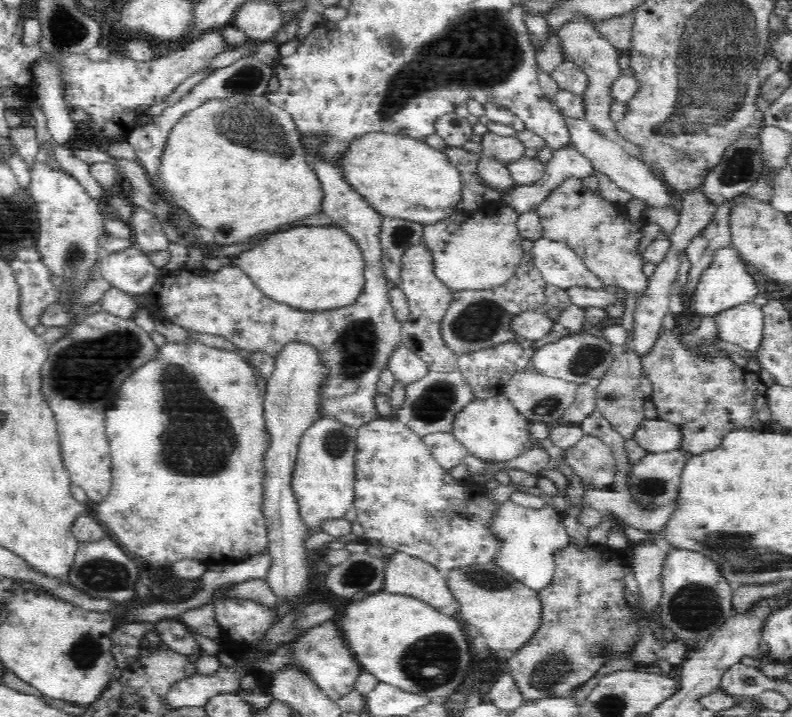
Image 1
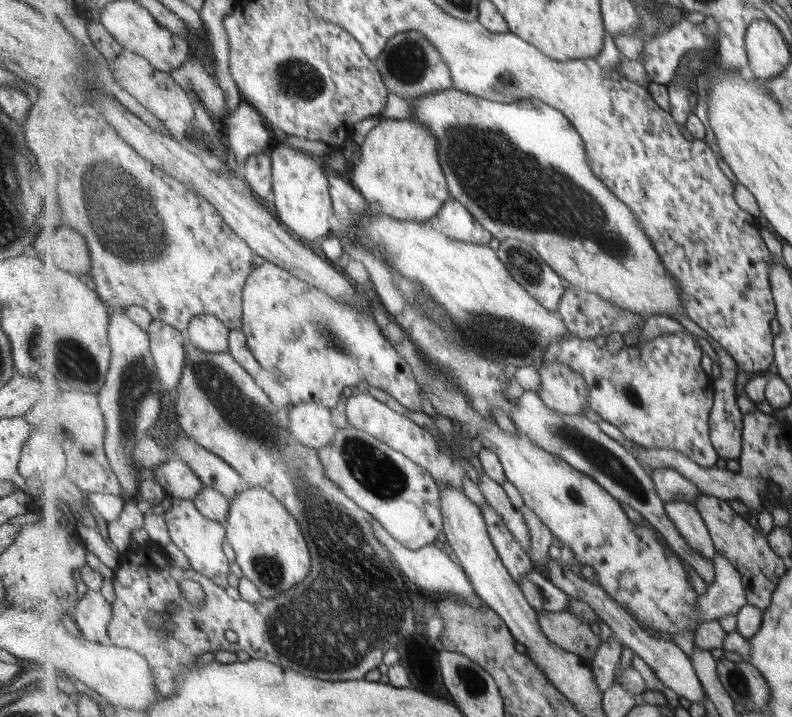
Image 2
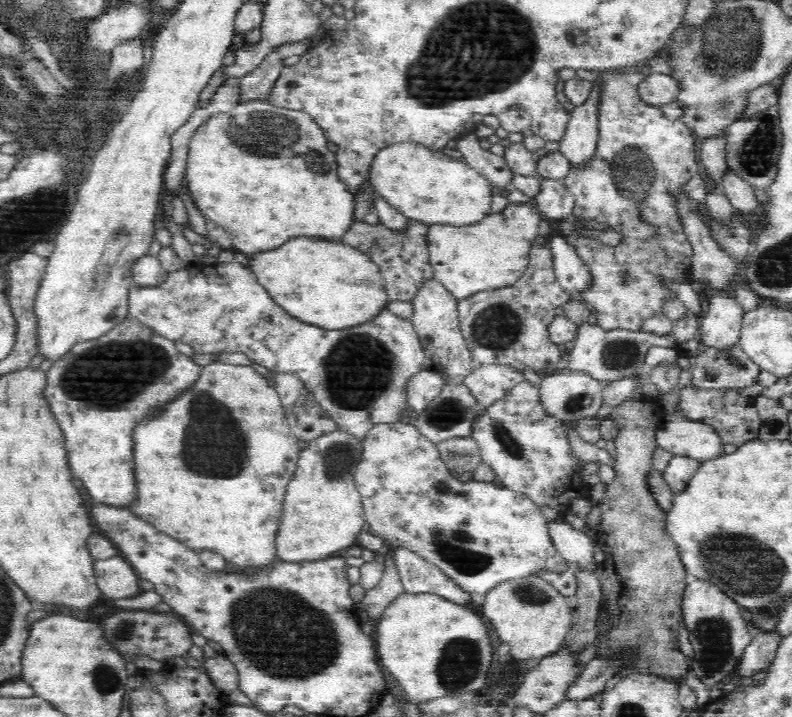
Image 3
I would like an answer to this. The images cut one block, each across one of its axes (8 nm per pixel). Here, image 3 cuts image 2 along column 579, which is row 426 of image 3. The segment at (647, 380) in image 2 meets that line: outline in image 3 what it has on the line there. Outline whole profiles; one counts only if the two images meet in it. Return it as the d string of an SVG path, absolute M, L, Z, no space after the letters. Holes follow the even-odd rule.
M235 260L216 266L194 264L182 270L170 272L163 283L154 287L141 287L133 284L130 290L128 290L128 298L126 299L128 299L128 316L132 316L136 321L151 328L154 332L157 332L160 336L168 340L180 340L180 342L192 346L196 353L218 354L221 352L243 352L250 360L253 360L254 363L265 366L272 372L293 372L314 395L316 402L328 413L331 420L336 422L338 429L352 434L352 436L355 436L360 441L368 434L368 430L376 424L400 421L399 415L401 407L404 405L404 390L408 378L410 378L412 374L426 370L426 368L424 368L424 353L422 353L422 349L420 349L420 339L410 319L399 318L386 306L369 322L361 323L358 326L350 326L350 328L344 328L344 330L326 330L319 326L301 322L295 317L292 317L291 314L288 314L270 294L268 294L268 291L256 280L256 275L250 270L249 266L244 266Z

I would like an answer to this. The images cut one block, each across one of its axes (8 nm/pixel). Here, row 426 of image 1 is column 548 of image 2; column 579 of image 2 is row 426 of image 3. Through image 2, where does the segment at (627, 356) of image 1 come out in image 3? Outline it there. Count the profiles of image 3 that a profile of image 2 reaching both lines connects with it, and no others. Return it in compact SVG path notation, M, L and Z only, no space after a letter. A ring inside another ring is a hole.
M629 395L624 401L620 402L620 404L616 404L616 406L612 406L610 410L609 418L614 419L616 421L616 425L618 425L618 434L614 439L615 446L615 462L613 463L614 470L616 470L615 477L611 483L608 483L606 486L606 496L607 499L600 503L601 514L602 514L602 522L596 527L596 544L600 545L601 550L604 554L604 560L600 567L595 570L596 577L598 578L598 582L600 582L601 592L602 592L602 600L600 602L600 616L598 616L596 623L597 625L597 636L595 637L596 642L594 643L595 648L598 648L598 654L602 655L604 653L618 653L618 650L624 648L624 646L633 646L634 654L636 654L636 658L632 658L630 660L630 666L626 672L622 672L619 676L622 676L626 673L630 673L632 671L638 671L641 673L650 673L656 675L662 675L664 678L669 680L681 681L686 673L686 668L690 666L689 658L686 657L683 653L678 652L678 650L672 648L670 645L670 636L676 635L678 636L678 628L679 623L682 622L682 613L680 613L680 605L681 599L683 598L684 588L687 584L686 580L686 572L684 572L685 567L682 565L680 561L680 556L678 555L678 550L674 541L670 539L670 536L667 534L665 530L665 513L660 511L658 507L656 507L656 501L652 499L652 495L650 495L650 489L648 489L648 485L646 485L646 474L648 474L648 470L652 468L652 454L654 454L654 450L658 446L656 446L656 430L658 430L658 424L661 424L661 421L664 420L664 416L666 415L664 412L663 405L659 401L660 398L656 397L646 397L643 396L639 401L634 401ZM612 564L610 568L616 568L614 572L618 574L616 578L614 578L614 574L608 574L608 572L604 572L604 568L607 565Z

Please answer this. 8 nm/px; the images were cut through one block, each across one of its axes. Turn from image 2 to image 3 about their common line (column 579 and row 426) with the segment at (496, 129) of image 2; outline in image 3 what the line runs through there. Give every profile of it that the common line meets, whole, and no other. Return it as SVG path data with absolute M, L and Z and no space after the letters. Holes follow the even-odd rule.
M216 361L208 366L200 366L198 378L194 380L192 386L188 386L186 390L182 390L178 396L174 396L172 400L168 400L166 404L162 404L154 416L146 416L142 422L138 422L134 426L132 432L132 461L134 461L134 481L136 481L136 496L134 500L126 506L130 513L136 515L143 522L148 522L155 530L161 534L174 538L181 542L189 550L199 553L208 550L218 554L229 566L268 566L274 564L278 559L276 548L276 536L280 528L280 522L283 513L284 492L288 482L292 480L292 476L296 470L296 458L298 458L299 450L297 447L298 438L292 434L290 425L284 417L284 409L280 405L280 397L270 385L270 380L264 378L250 366L239 366L234 364L224 364Z

